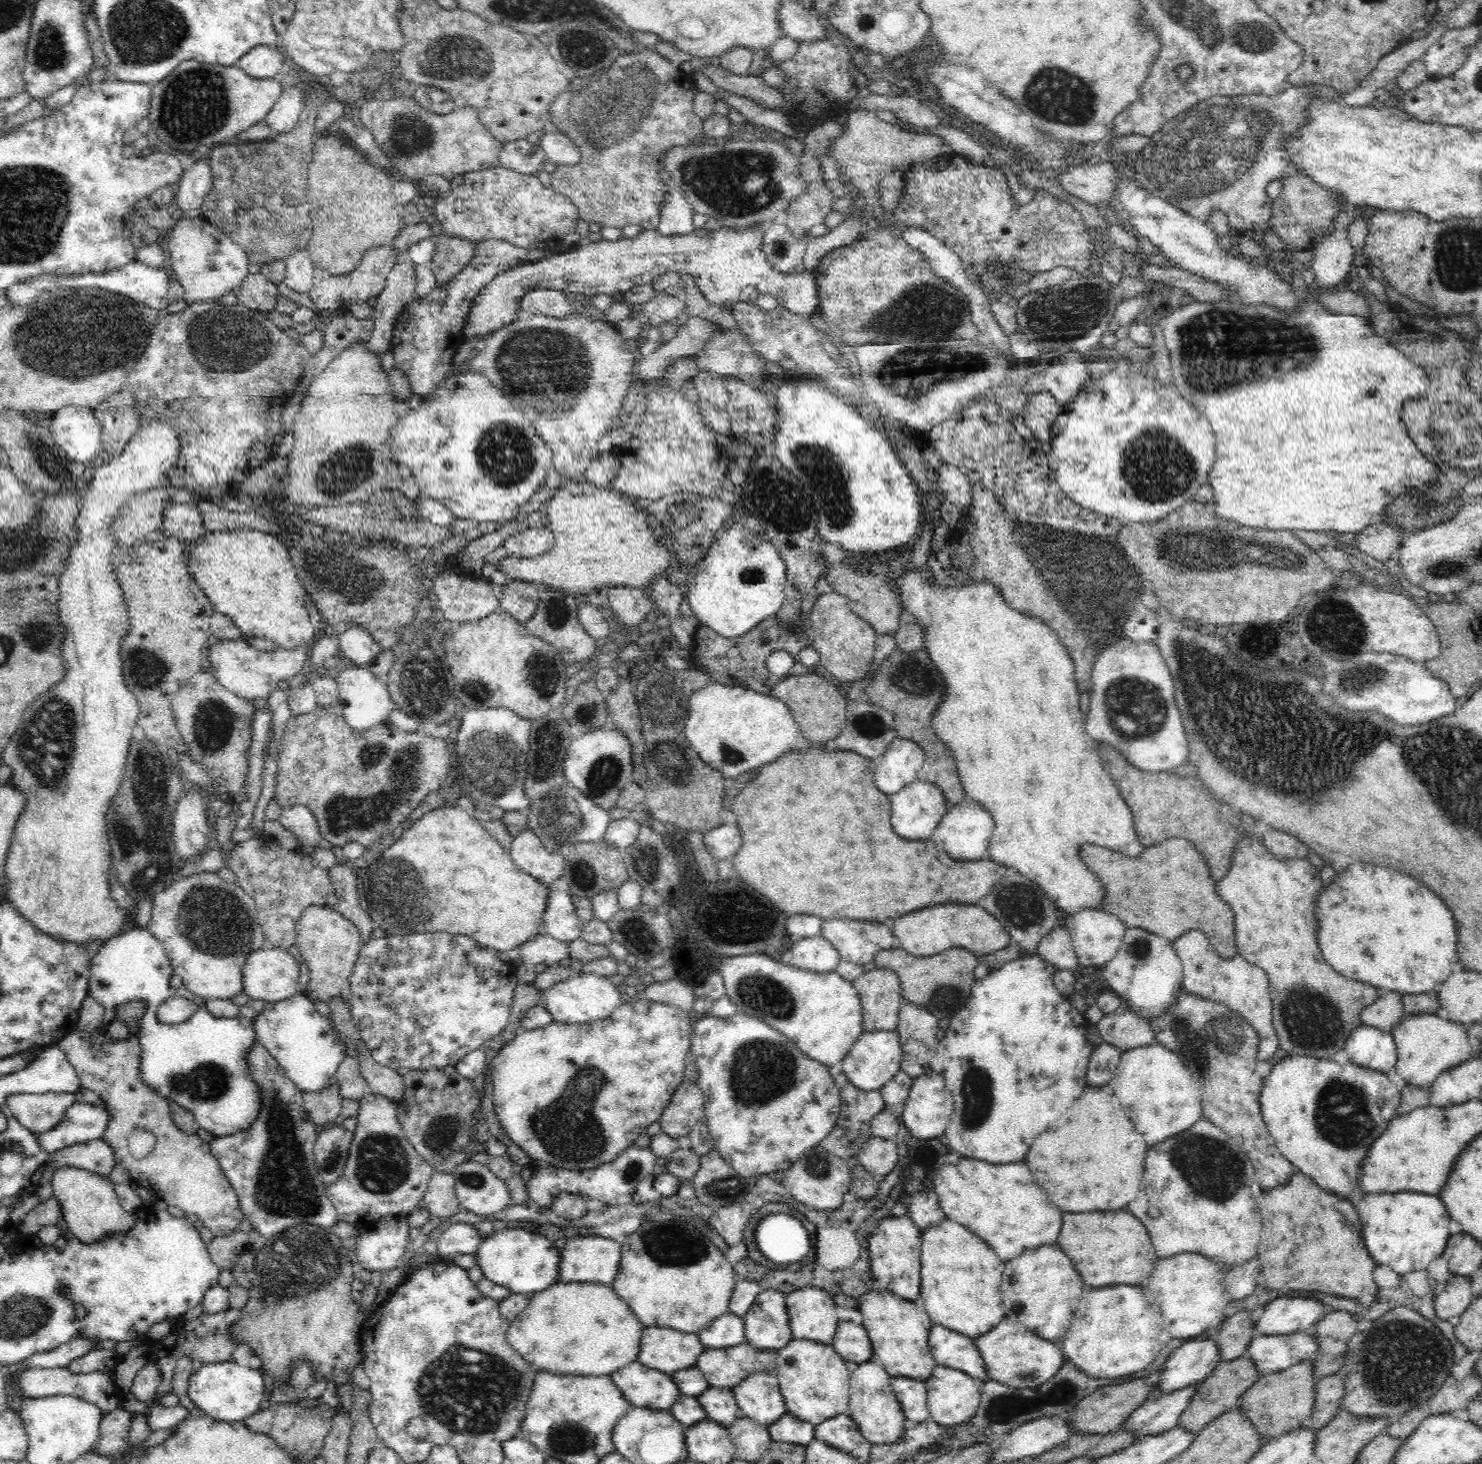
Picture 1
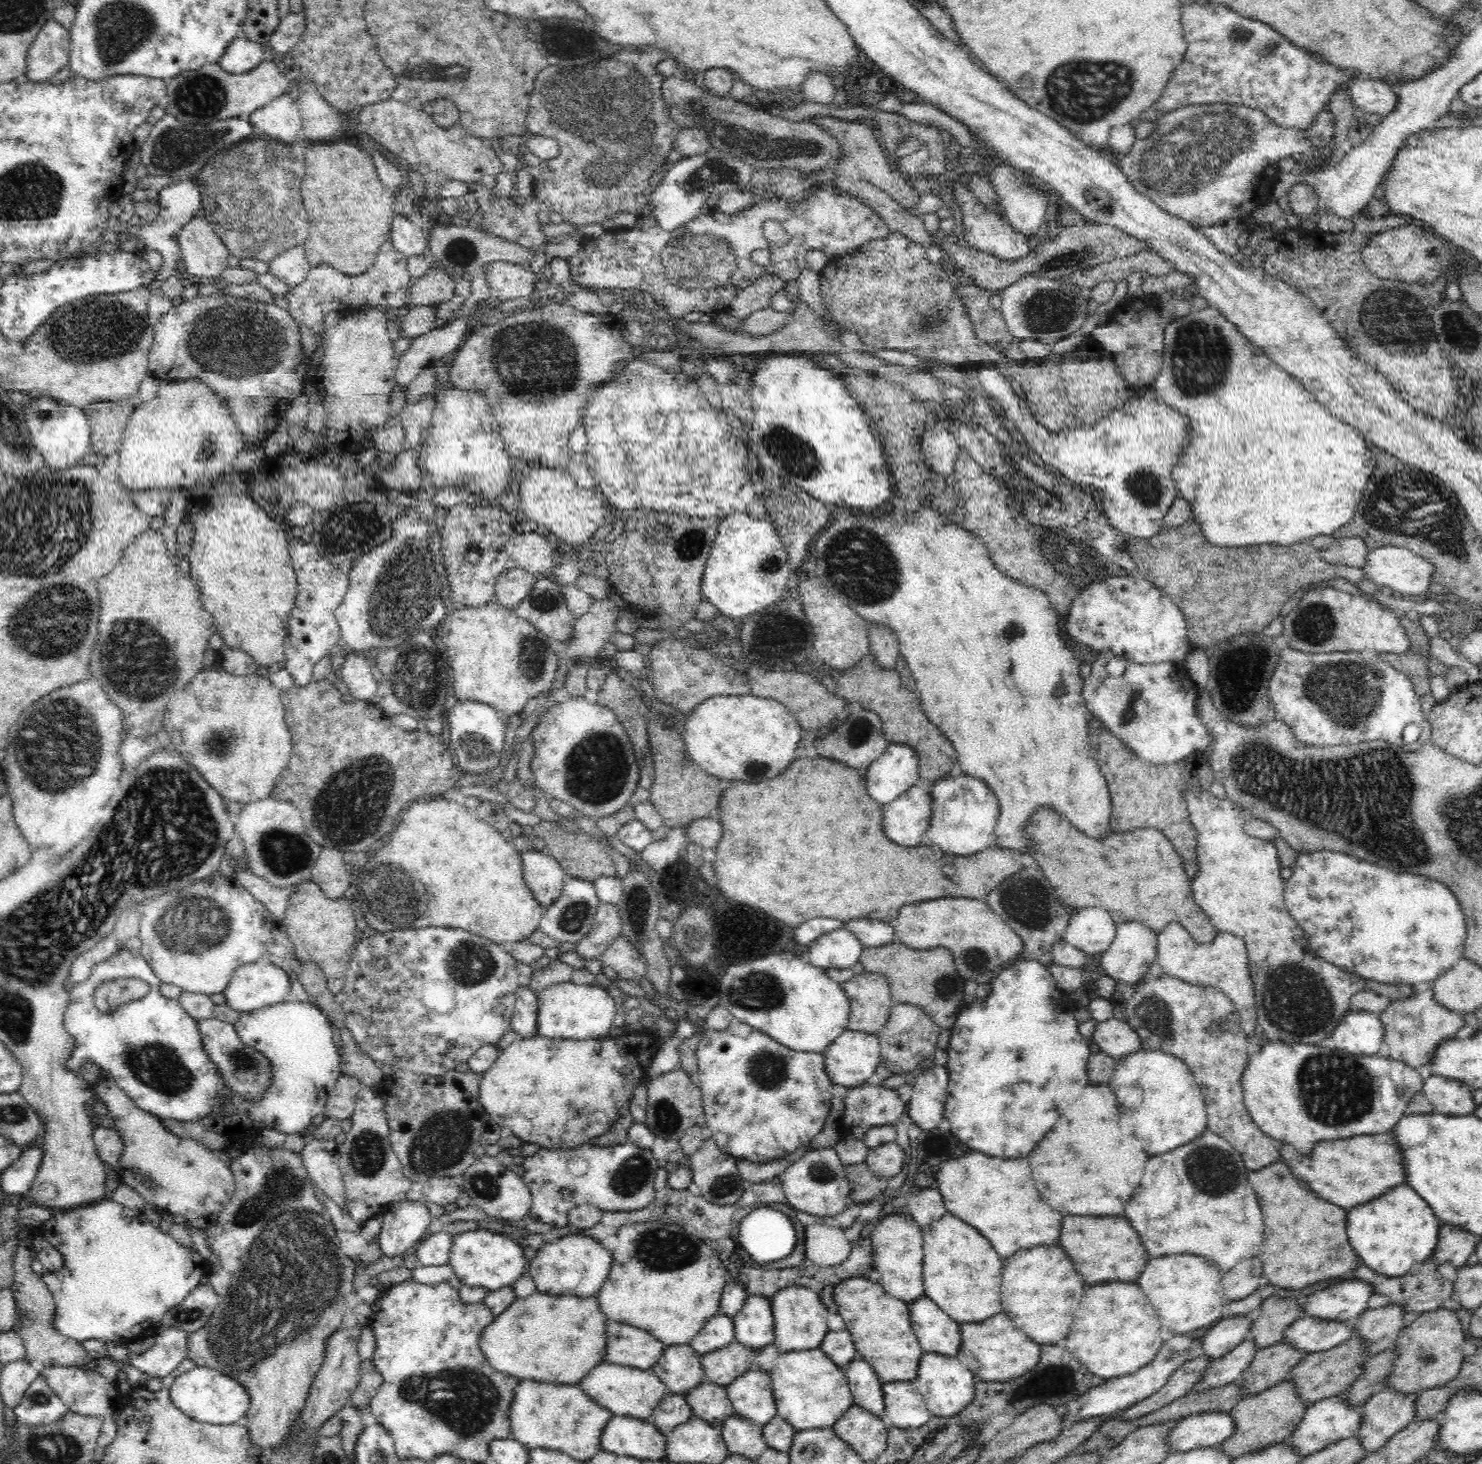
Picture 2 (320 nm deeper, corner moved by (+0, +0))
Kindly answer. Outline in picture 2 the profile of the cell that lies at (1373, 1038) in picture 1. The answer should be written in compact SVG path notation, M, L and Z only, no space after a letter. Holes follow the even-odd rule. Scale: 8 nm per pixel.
M1348 1010L1331 1034L1340 1050L1355 1055L1378 1055L1385 1042L1385 1030L1379 1014Z

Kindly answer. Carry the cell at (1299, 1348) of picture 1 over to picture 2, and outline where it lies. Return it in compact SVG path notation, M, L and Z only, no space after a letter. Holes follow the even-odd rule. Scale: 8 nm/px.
M1304 1314L1286 1328L1283 1340L1308 1355L1328 1351L1353 1335L1352 1325Z

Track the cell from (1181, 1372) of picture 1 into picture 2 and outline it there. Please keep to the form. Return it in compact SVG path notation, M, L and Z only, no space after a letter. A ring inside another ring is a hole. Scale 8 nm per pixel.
M1246 1315L1231 1316L1216 1322L1202 1337L1201 1347L1206 1356L1218 1360L1231 1352L1247 1338L1252 1322Z

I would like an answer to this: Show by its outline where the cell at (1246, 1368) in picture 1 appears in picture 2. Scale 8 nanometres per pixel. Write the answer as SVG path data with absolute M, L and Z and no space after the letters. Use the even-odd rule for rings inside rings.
M1284 1340L1258 1349L1253 1364L1240 1377L1245 1397L1265 1392L1289 1378L1306 1356L1302 1350L1292 1347Z

